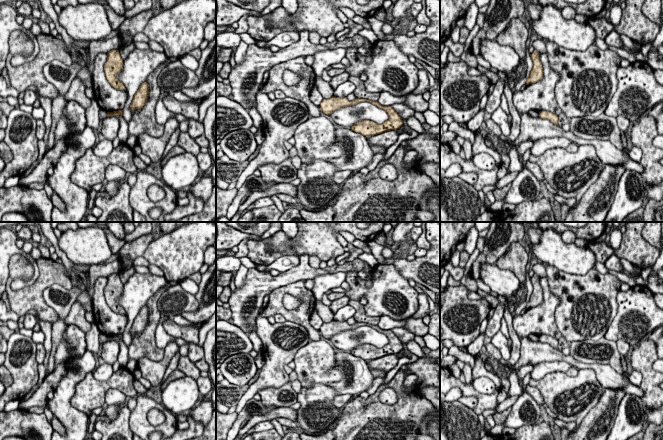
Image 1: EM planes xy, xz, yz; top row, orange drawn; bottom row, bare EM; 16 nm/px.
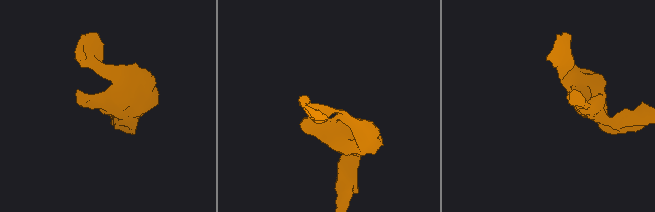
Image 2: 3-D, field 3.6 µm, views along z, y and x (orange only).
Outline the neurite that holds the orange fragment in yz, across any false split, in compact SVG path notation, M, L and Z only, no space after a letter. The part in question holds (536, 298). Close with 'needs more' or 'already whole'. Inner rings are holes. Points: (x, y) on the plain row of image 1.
M534 274L532 278L530 278L533 285L533 291L526 304L526 309L536 307L543 302L543 291L540 285L540 278L541 277L536 274Z; already whole

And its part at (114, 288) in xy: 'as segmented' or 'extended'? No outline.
as segmented

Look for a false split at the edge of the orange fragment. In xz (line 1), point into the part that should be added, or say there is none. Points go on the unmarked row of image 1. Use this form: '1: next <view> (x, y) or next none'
1: next none

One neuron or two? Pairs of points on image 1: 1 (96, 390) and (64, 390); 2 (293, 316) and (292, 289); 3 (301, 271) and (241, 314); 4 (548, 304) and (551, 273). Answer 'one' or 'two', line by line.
1: two
2: one
3: one
4: two

